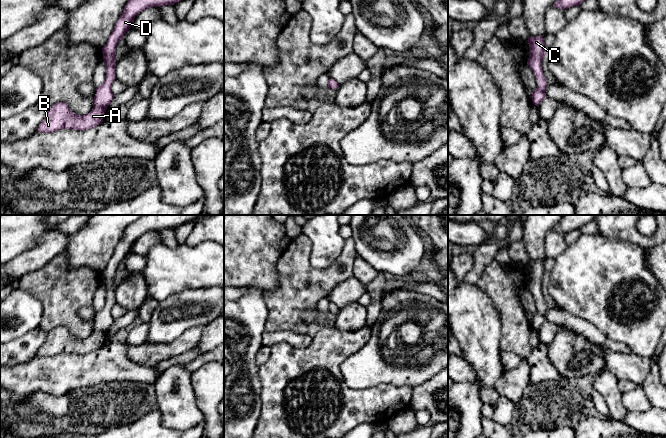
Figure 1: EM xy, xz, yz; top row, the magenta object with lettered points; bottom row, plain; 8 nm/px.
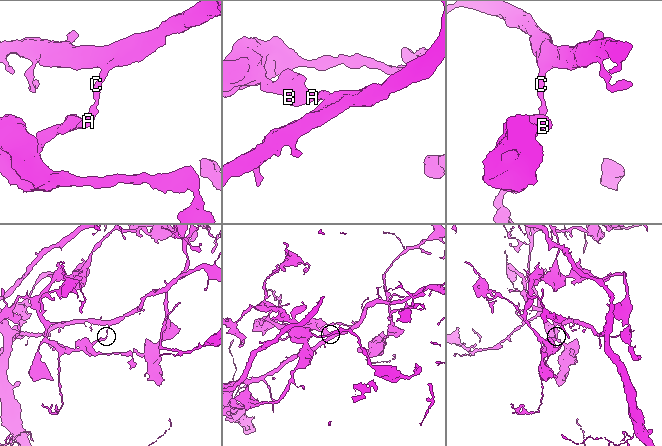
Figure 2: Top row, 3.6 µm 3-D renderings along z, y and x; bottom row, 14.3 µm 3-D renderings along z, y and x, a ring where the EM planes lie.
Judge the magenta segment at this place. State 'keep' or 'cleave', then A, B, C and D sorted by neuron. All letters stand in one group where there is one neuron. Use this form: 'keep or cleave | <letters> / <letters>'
cleave | A B / C D

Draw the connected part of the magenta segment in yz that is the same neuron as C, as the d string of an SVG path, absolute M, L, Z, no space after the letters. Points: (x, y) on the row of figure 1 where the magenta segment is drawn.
M542 36L529 37L529 59L527 64L533 71L537 81L546 81L542 70L542 60L545 57L545 43Z

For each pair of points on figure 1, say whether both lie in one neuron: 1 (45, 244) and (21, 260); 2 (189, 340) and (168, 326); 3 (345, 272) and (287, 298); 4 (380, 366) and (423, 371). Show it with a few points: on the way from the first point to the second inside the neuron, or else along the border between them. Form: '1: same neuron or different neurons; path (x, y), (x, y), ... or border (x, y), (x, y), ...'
1: same neuron; path (39, 250), (27, 260)
2: different neurons; border (203, 325), (189, 327), (171, 341), (159, 343)
3: same neuron; path (331, 276), (317, 284), (301, 287)
4: same neuron; path (391, 367), (412, 369)

